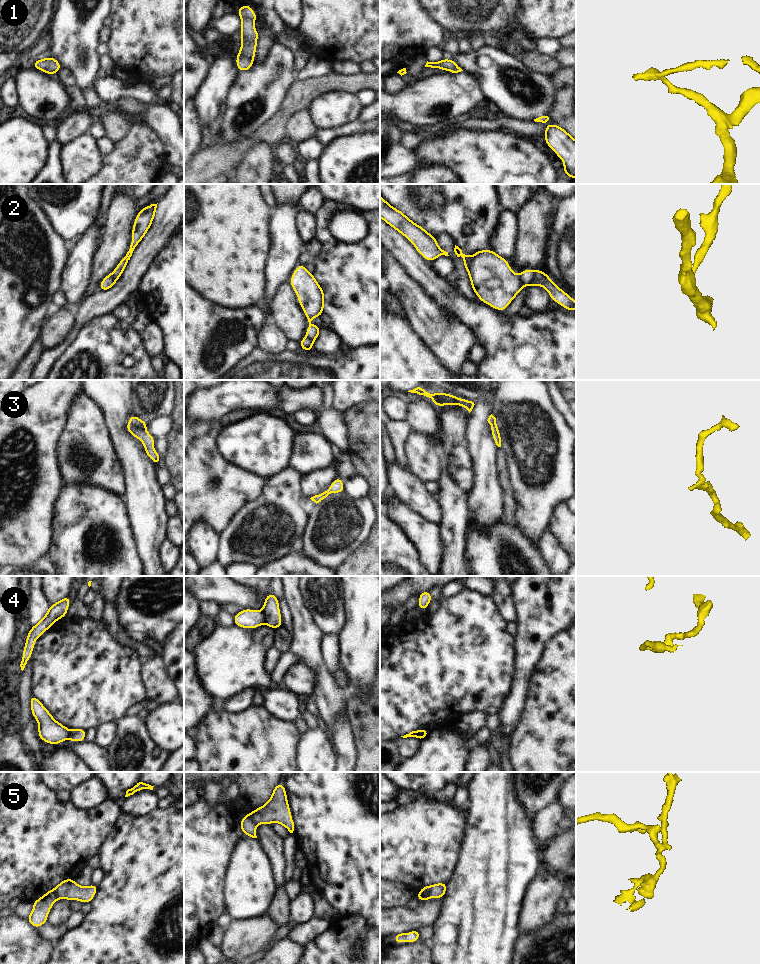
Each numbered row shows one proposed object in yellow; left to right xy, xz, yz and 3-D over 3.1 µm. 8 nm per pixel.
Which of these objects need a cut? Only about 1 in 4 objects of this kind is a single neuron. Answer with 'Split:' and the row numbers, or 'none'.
Split: 1, 2, 3, 4, 5

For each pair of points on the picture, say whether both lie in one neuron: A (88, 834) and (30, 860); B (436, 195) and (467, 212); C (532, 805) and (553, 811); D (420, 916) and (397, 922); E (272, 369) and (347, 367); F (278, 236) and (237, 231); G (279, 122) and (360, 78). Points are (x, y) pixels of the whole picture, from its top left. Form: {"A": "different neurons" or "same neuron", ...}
{"A": "same neuron", "B": "same neuron", "C": "different neurons", "D": "same neuron", "E": "same neuron", "F": "different neurons", "G": "same neuron"}

